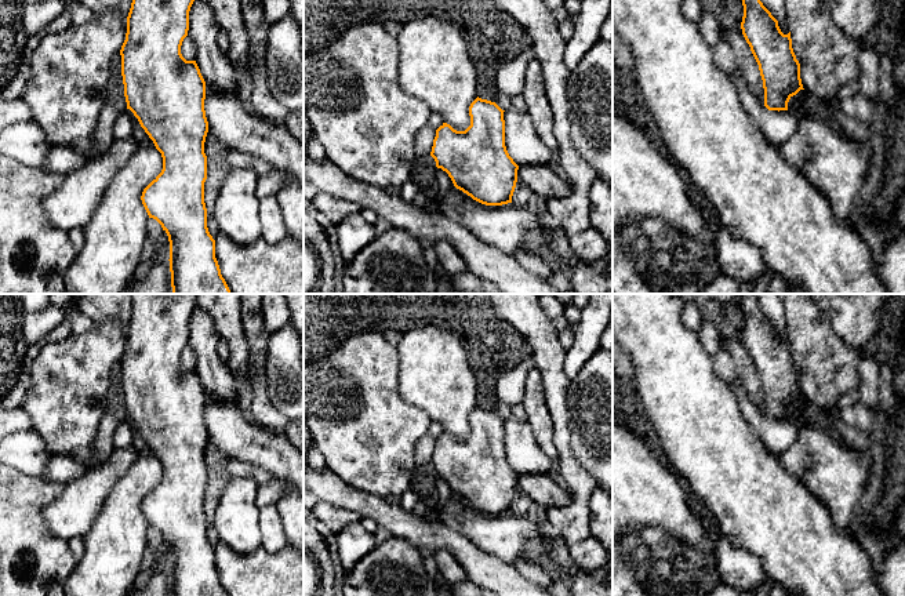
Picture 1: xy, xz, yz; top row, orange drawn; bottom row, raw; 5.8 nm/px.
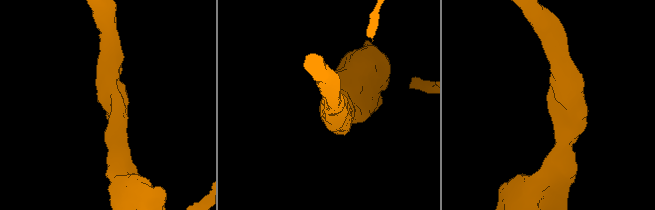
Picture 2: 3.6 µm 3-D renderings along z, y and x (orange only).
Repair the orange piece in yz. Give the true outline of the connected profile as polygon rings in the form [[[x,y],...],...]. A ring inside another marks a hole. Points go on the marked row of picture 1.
[[[742,0],[742,6],[741,29],[759,65],[764,106],[768,110],[788,110],[789,99],[804,90],[790,32],[781,32],[778,21],[760,0]]]

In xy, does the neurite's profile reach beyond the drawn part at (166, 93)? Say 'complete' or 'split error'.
complete

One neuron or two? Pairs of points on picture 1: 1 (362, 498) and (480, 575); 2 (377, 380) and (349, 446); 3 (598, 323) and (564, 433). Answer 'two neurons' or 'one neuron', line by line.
1: one neuron
2: one neuron
3: two neurons

